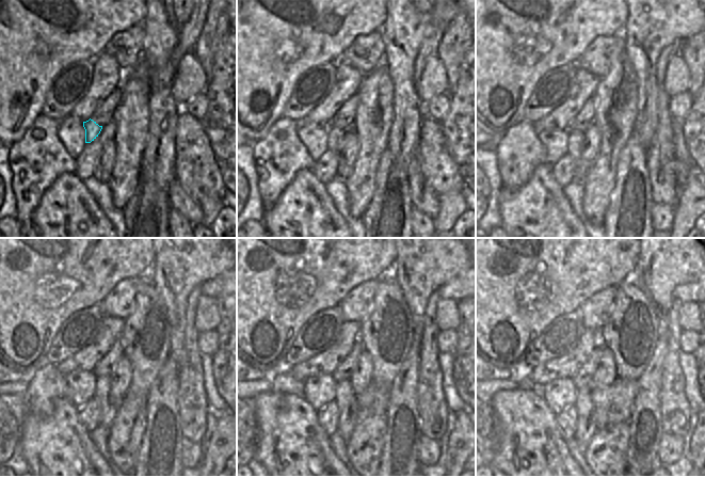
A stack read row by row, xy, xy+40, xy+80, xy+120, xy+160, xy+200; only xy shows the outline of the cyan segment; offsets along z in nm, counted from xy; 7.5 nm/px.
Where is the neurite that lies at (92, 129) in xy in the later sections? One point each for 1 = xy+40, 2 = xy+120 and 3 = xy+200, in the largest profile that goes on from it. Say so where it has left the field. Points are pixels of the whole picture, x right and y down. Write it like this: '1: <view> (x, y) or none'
1: xy+40 (335, 134)
2: xy+120 (108, 404)
3: xy+200 (586, 428)

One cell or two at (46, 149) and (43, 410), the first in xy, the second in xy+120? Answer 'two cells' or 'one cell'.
one cell

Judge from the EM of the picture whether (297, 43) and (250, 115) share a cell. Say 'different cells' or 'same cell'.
same cell

